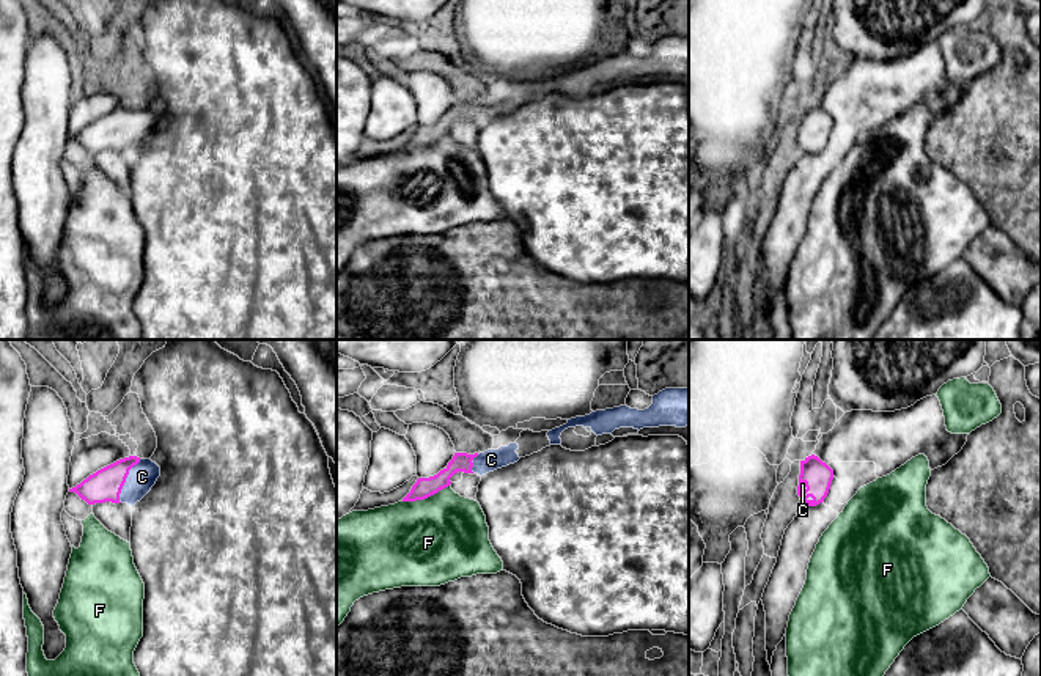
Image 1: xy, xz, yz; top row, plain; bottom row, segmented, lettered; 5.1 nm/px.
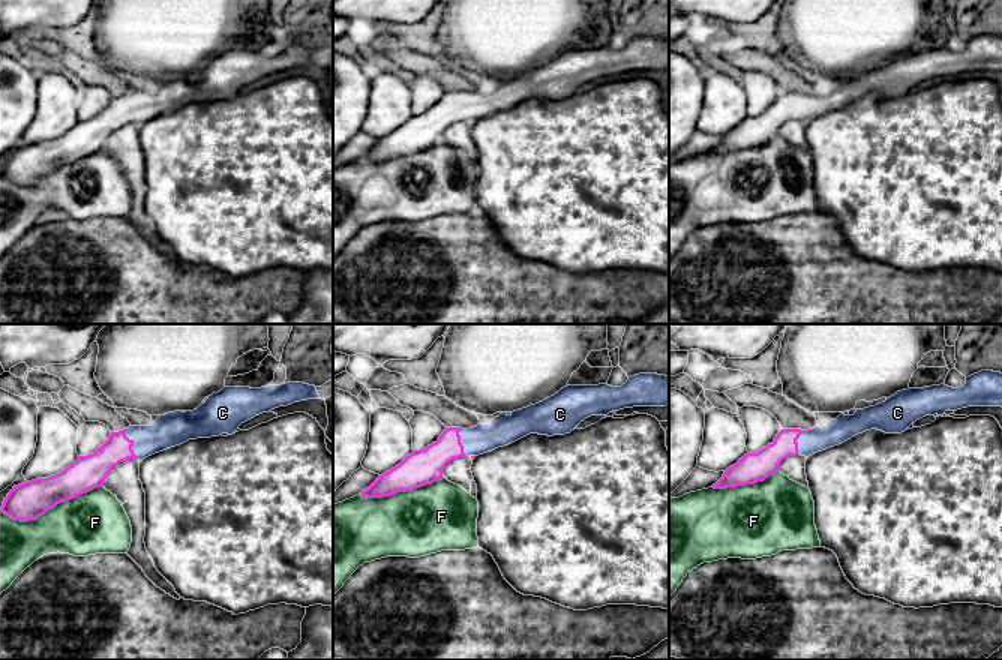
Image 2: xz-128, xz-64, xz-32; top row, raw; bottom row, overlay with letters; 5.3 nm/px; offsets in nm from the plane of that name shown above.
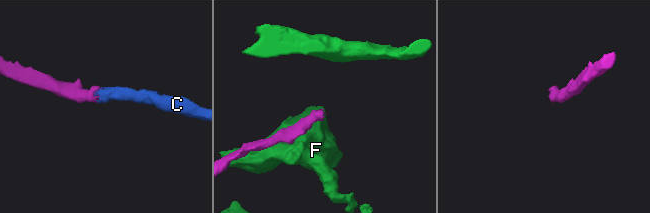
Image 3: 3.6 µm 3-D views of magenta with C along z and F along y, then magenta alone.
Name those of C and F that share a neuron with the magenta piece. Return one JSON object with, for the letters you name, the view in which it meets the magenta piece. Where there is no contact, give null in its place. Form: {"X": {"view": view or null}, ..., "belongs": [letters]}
{"C": {"view": "xy"}, "belongs": ["C"]}

